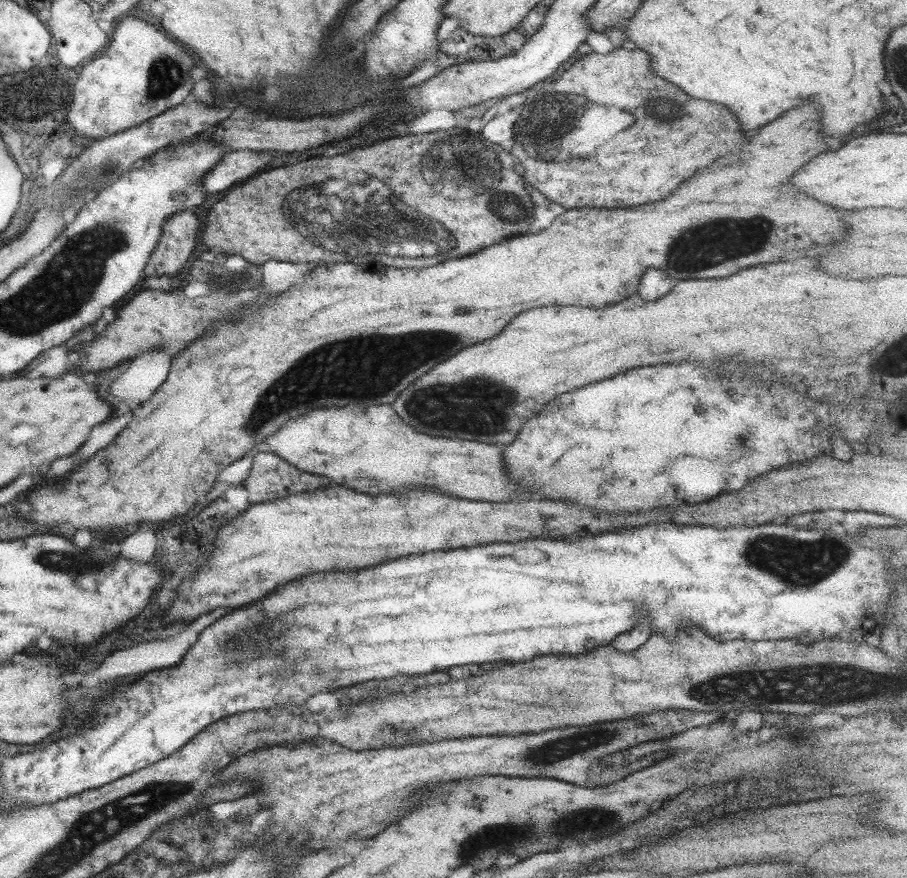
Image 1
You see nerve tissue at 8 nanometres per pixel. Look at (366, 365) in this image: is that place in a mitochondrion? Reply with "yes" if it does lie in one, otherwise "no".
yes

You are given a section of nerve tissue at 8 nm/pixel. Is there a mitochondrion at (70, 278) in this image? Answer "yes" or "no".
yes

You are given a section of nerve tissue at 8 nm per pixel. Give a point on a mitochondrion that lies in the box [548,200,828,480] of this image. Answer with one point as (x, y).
(711, 245)

